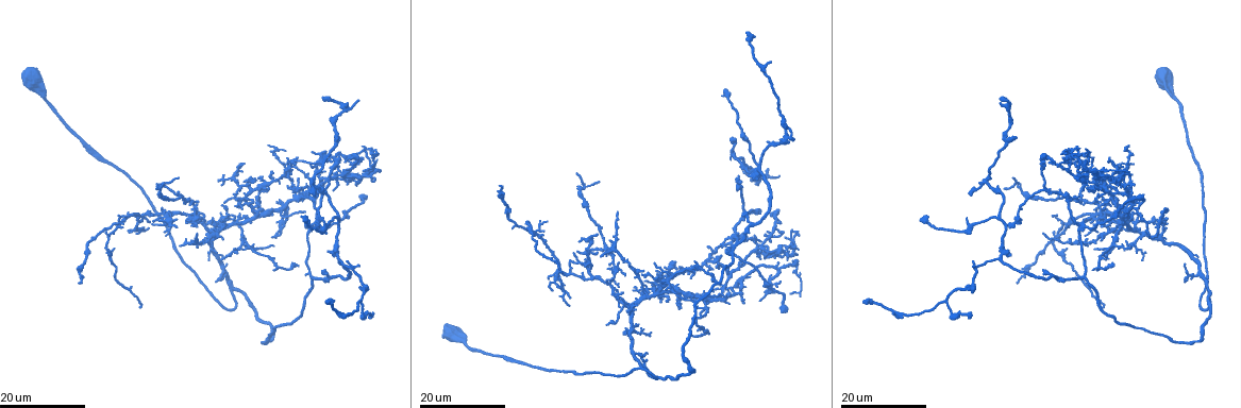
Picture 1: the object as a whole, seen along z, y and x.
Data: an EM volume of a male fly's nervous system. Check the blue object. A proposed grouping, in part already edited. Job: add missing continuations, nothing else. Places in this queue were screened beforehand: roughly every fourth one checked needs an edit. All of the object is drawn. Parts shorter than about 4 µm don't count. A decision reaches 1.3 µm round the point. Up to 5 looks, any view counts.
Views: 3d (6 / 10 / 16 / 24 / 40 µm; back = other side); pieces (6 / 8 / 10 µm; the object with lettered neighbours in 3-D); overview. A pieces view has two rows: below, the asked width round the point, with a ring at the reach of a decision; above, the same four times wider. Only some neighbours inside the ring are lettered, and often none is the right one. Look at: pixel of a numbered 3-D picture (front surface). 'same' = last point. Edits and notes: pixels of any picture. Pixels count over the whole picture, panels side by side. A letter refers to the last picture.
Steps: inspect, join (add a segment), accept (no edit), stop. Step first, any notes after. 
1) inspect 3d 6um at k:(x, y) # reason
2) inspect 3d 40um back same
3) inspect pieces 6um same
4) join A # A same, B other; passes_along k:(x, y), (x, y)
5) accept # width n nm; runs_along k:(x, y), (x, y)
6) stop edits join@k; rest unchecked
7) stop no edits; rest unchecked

inspect 3d 16um at 1:(1135, 245) # tapers out

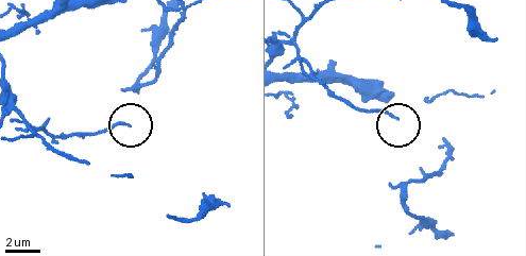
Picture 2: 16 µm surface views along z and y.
inspect pieces 6um at 2:(125, 124)

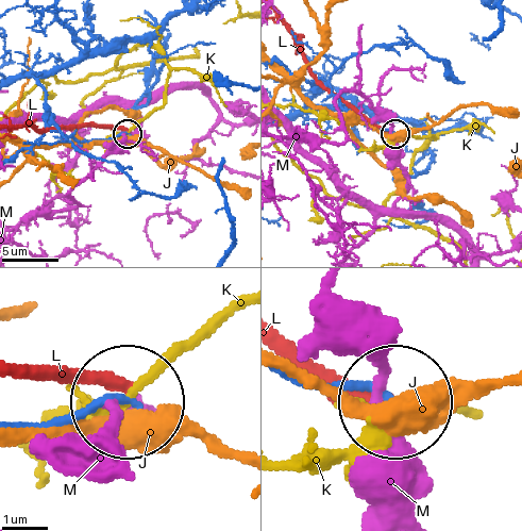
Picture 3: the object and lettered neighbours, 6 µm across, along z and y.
accept # J other, K other, L other, M other; no lettered segment goes on from it

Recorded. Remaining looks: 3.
inspect 3d 24um at 1:(739, 175) # free end

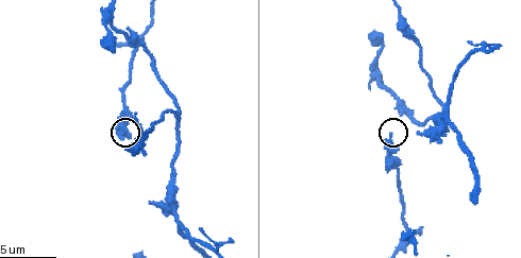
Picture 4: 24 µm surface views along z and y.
inspect pieces 6um at 4:(122, 134)

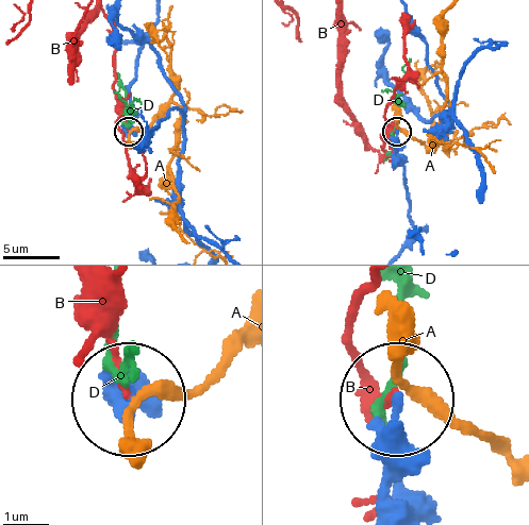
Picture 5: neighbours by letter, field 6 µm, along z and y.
accept # A other, B other, D other; runs_along 5:(401, 247), (412, 223), (395, 133); none of them fits

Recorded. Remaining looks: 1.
stop no edits; rest unchecked

